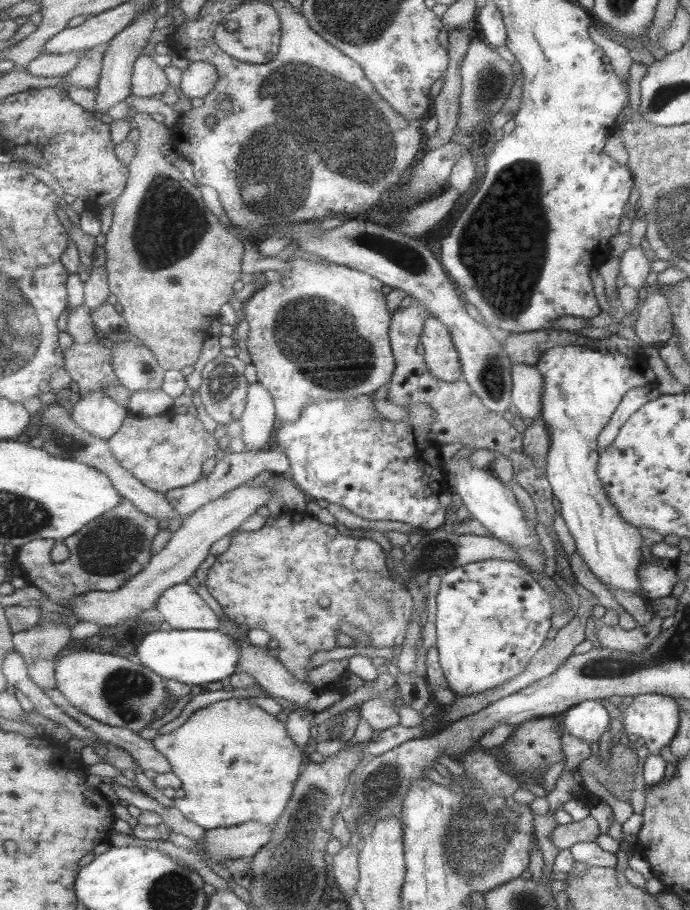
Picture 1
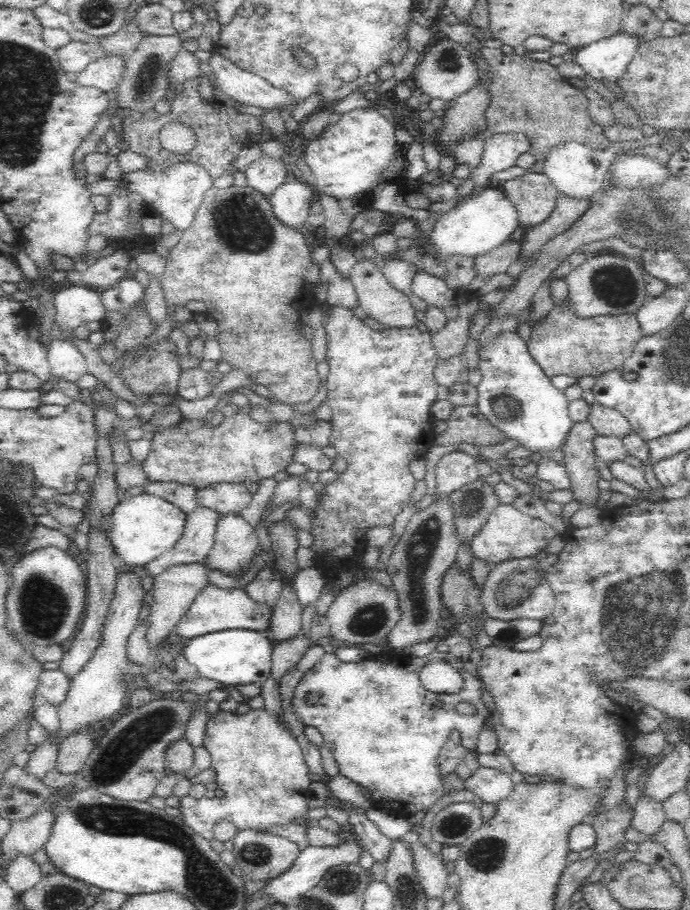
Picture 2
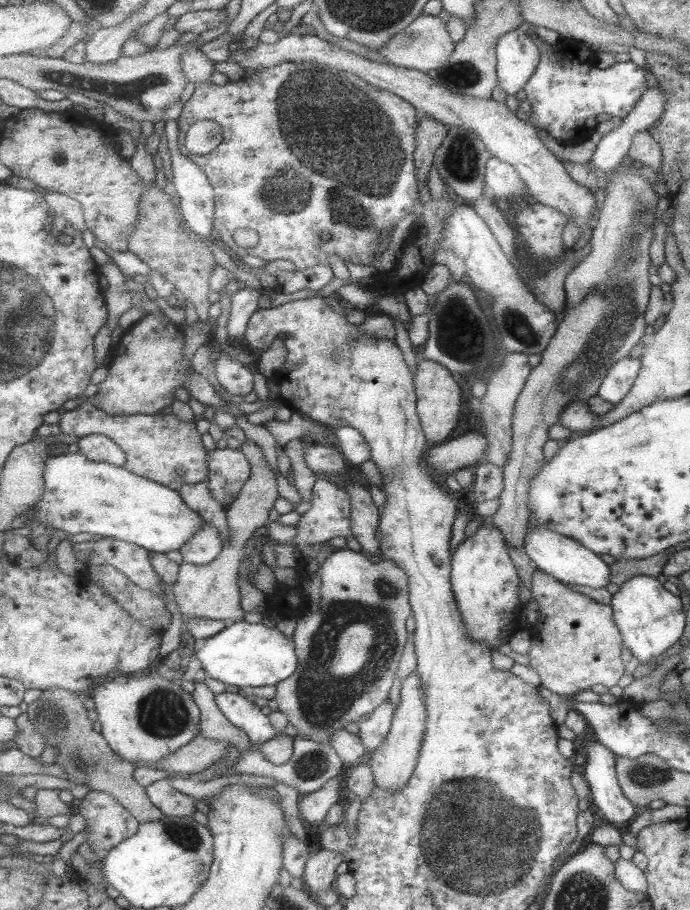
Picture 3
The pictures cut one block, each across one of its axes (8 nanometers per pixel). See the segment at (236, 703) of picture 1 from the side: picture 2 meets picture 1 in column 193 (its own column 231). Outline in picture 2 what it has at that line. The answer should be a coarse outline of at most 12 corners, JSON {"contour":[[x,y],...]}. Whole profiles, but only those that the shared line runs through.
{"contour":[[264,708],[208,721],[226,795],[180,797],[212,840],[219,818],[262,831],[306,815],[301,746]]}

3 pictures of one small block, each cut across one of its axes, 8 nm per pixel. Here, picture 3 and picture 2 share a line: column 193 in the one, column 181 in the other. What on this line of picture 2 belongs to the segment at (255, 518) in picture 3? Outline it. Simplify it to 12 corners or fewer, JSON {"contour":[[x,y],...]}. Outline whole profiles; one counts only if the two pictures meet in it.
{"contour":[[202,563],[170,566],[155,576],[145,626],[150,658],[158,656],[204,588]]}

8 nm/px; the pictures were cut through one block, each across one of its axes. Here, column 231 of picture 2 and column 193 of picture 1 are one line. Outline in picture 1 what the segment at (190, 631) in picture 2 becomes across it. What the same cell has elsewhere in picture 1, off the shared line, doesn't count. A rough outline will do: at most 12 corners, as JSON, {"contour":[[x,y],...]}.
{"contour":[[192,584],[157,608],[174,629],[218,630],[222,617]]}

